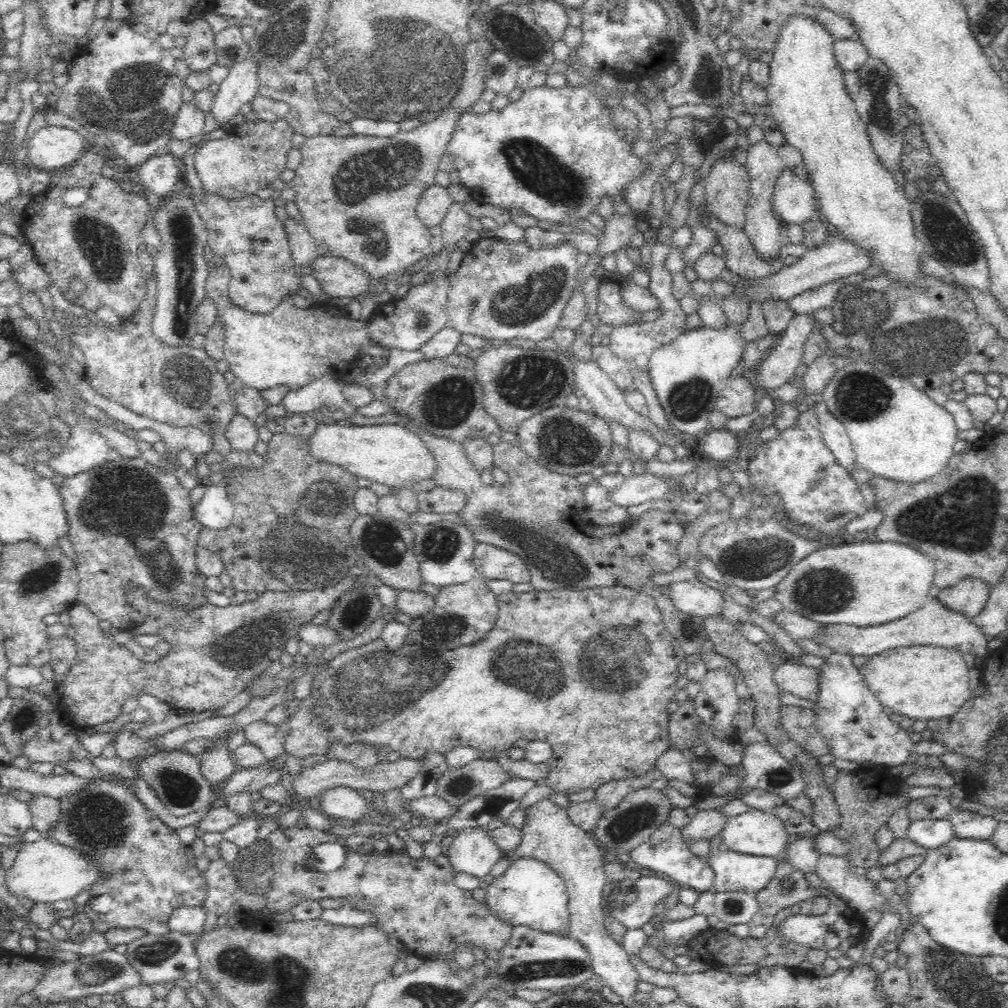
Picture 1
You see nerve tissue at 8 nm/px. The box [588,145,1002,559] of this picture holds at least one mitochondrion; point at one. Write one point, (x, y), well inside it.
(919, 344)

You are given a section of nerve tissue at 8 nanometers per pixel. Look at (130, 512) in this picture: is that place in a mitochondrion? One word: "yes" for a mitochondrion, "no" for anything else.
yes

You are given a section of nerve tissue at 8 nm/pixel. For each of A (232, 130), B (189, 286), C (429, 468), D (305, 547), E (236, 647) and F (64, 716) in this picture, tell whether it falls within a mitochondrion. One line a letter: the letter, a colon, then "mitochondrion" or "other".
A: other
B: other
C: other
D: mitochondrion
E: mitochondrion
F: other

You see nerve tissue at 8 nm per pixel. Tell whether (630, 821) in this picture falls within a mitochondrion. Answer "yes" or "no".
yes

